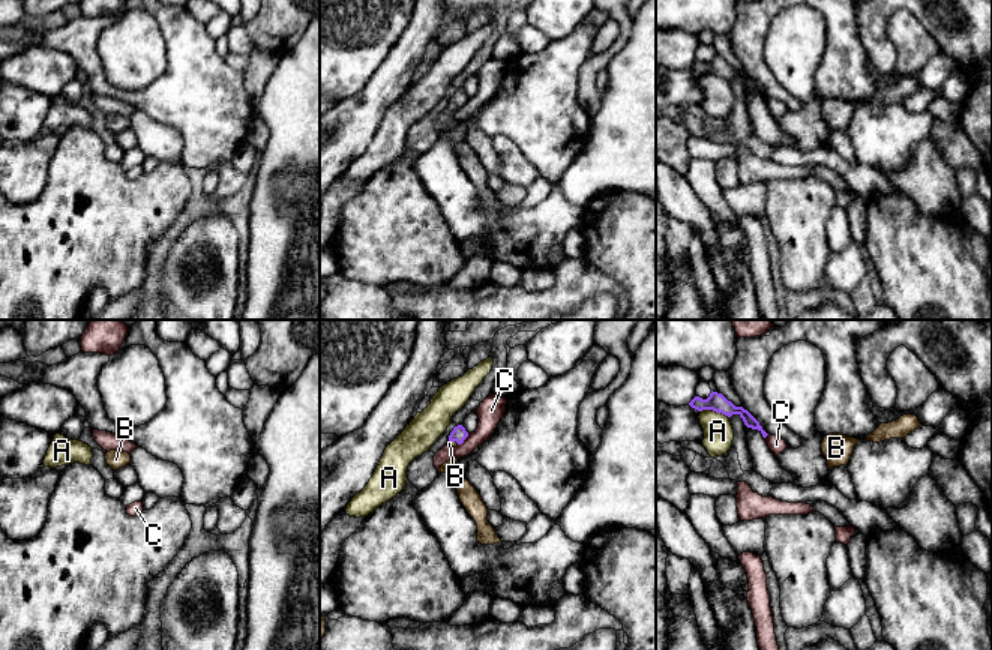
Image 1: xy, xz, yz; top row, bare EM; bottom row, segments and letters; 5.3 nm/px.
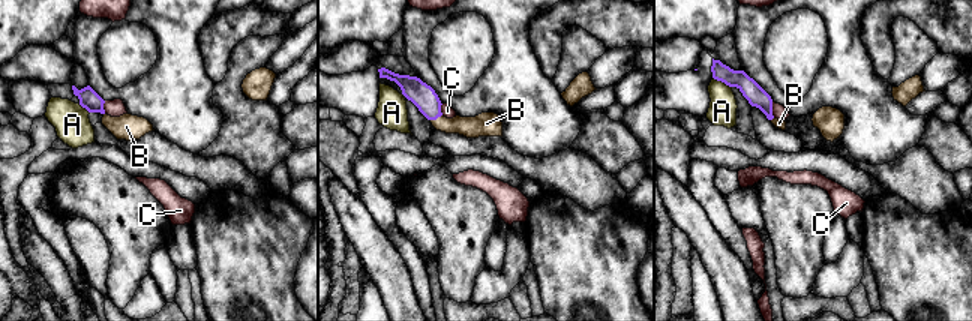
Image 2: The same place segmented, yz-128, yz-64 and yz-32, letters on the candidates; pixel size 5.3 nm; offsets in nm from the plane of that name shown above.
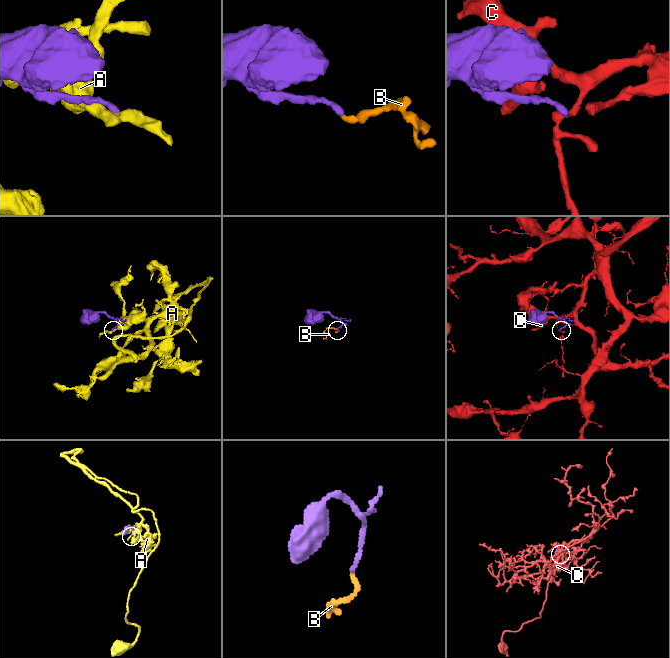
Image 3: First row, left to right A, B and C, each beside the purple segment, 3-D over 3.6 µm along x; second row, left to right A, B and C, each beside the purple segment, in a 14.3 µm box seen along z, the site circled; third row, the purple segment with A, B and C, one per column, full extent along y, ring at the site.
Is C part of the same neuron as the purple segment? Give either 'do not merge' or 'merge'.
do not merge

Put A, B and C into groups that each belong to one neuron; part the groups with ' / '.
A / B / C

